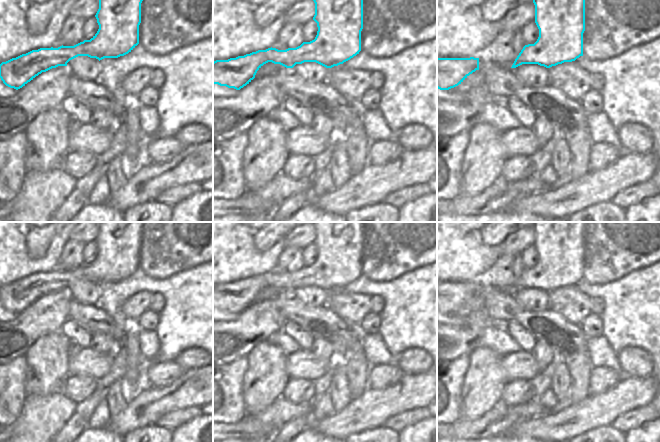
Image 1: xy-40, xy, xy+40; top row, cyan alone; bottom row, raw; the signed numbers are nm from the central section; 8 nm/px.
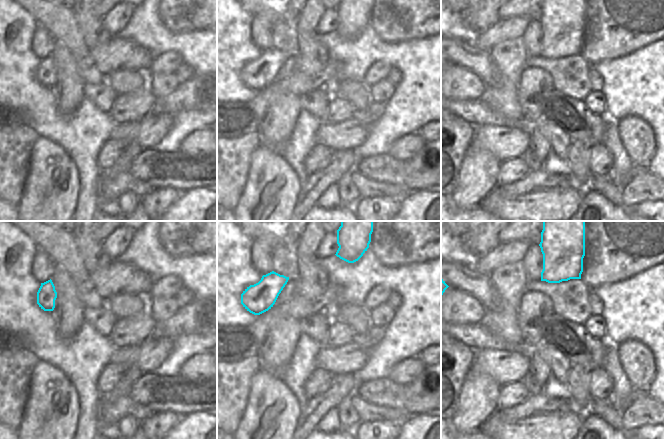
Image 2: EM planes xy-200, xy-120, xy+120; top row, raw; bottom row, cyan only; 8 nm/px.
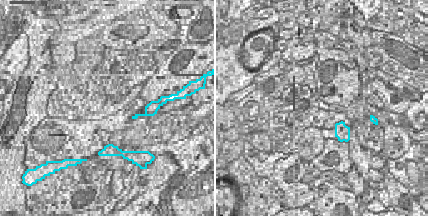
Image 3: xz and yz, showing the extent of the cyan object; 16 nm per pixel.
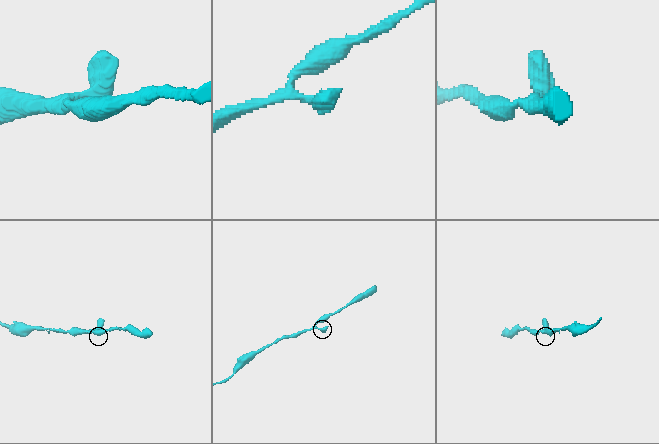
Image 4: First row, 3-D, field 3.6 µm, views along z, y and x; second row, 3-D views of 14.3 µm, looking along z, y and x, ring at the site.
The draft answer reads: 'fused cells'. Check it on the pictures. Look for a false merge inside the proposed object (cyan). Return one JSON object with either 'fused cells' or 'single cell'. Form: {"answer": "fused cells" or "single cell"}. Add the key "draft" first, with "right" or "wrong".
{"draft": "wrong", "answer": "single cell"}

